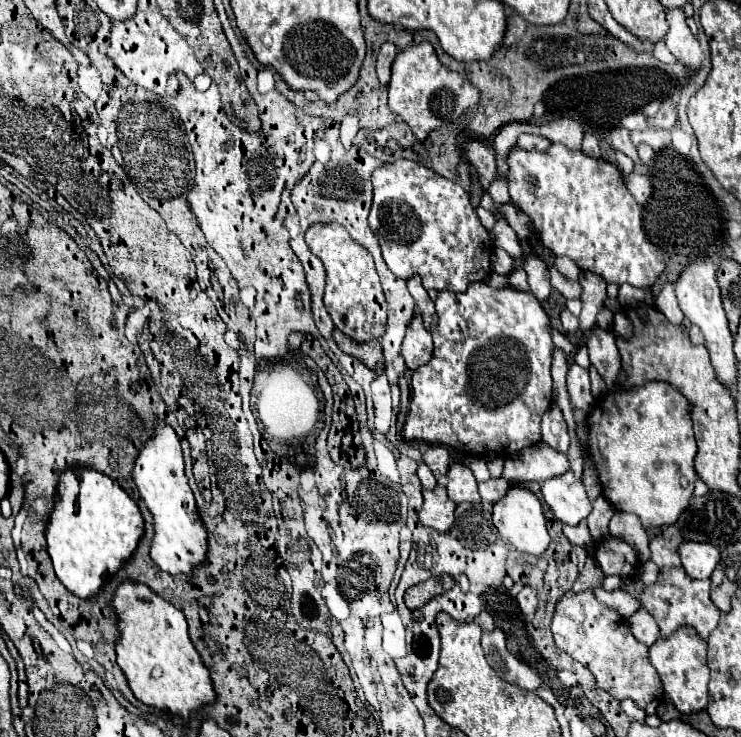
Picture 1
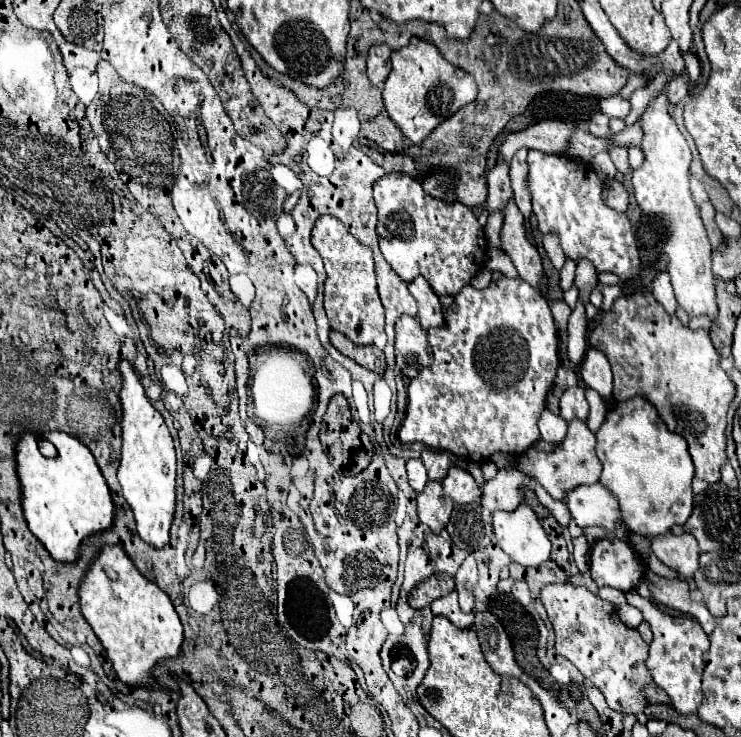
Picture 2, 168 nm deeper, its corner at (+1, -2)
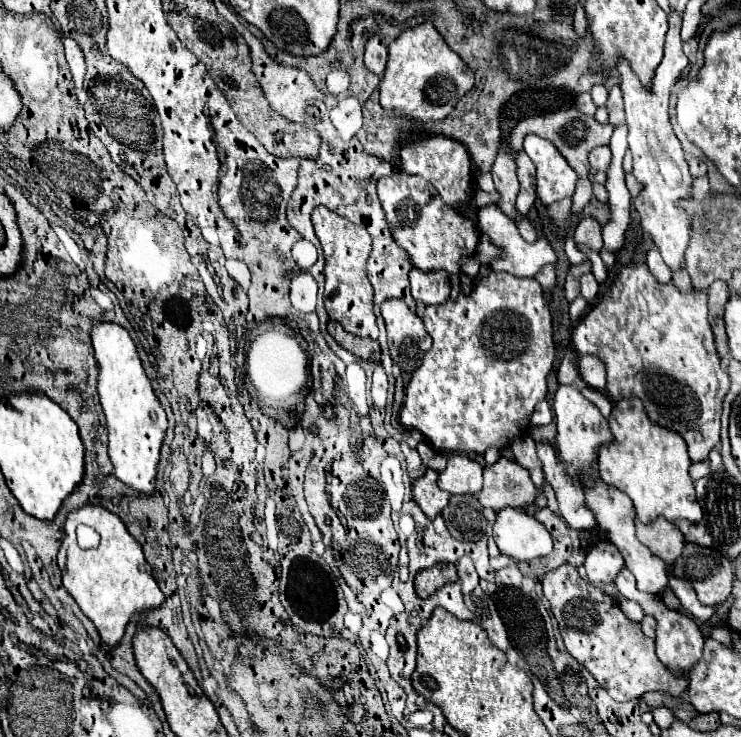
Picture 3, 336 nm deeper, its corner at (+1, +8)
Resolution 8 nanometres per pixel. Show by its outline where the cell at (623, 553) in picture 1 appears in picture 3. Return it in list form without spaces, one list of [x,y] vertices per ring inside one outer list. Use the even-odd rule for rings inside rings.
[[[598,540],[586,554],[584,568],[592,584],[612,584],[624,568],[624,558],[610,540]]]

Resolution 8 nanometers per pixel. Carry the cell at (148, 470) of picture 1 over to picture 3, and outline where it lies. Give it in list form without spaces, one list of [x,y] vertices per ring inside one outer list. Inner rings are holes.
[[[110,322],[96,324],[92,328],[92,346],[100,364],[98,394],[106,414],[108,454],[114,466],[114,476],[128,488],[154,496],[160,448],[168,430],[166,412],[152,390],[130,334],[122,326]]]

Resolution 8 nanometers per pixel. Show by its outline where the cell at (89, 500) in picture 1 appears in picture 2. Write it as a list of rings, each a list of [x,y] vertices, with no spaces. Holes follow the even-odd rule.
[[[60,430],[46,432],[44,438],[56,446],[56,458],[44,458],[38,452],[34,436],[28,432],[20,434],[16,440],[14,460],[22,492],[22,512],[30,532],[44,544],[52,558],[58,562],[72,562],[86,536],[112,524],[114,502],[92,452],[80,440]]]

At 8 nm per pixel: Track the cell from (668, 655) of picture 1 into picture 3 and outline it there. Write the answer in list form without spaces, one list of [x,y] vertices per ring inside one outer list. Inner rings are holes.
[[[624,568],[618,578],[616,578],[616,586],[620,590],[620,594],[626,598],[626,600],[634,600],[642,606],[644,614],[652,616],[656,620],[656,656],[658,660],[668,668],[668,672],[676,674],[676,676],[688,676],[690,674],[690,668],[694,664],[698,664],[702,660],[702,648],[704,648],[704,636],[702,636],[702,630],[700,626],[688,618],[686,614],[678,612],[678,610],[670,610],[664,606],[664,602],[654,596],[654,594],[648,594],[648,592],[640,592],[636,588],[636,582],[634,582],[634,576],[628,568]]]

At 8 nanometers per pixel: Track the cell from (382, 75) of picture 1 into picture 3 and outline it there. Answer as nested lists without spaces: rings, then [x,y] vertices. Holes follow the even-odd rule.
[[[372,36],[366,42],[366,54],[364,54],[366,68],[376,76],[382,76],[386,68],[386,58],[388,58],[388,50],[386,50],[384,36]]]

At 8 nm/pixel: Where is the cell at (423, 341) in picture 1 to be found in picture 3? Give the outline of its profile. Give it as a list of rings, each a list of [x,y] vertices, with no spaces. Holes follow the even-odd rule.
[[[388,300],[382,304],[382,316],[388,330],[388,346],[392,360],[404,370],[414,372],[420,368],[424,354],[432,346],[422,320],[400,300]]]

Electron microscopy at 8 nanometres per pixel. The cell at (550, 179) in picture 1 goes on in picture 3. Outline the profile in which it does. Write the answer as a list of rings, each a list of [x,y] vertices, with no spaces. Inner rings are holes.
[[[528,134],[524,138],[524,152],[536,164],[536,194],[544,206],[574,196],[580,176],[552,142]]]

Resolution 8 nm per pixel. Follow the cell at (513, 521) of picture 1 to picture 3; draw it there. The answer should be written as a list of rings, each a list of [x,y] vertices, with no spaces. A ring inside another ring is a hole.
[[[510,506],[496,516],[494,540],[500,552],[514,560],[532,560],[552,552],[550,532],[534,516]]]

